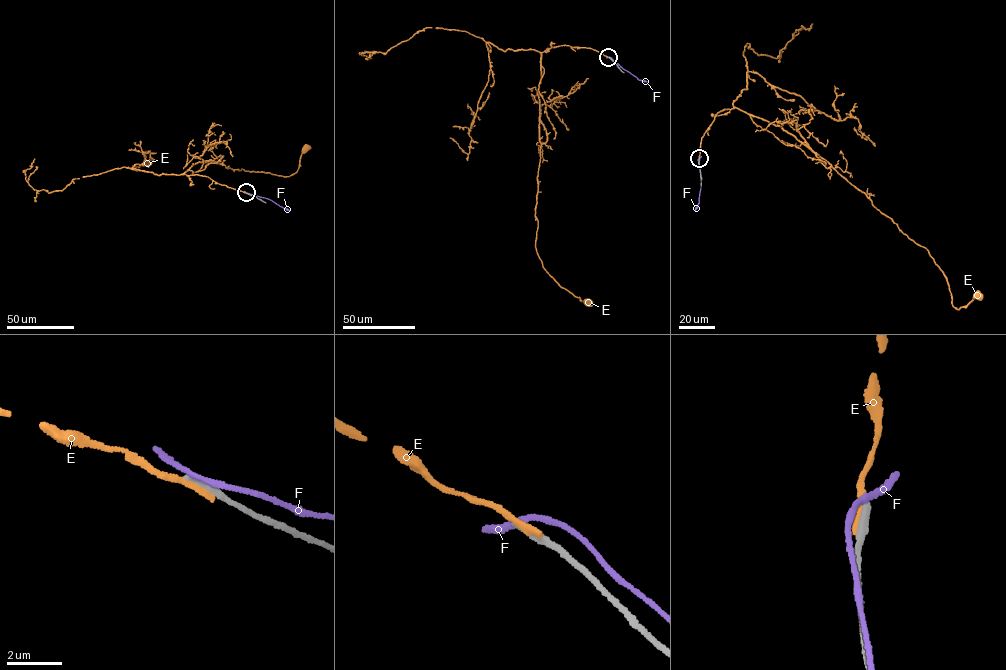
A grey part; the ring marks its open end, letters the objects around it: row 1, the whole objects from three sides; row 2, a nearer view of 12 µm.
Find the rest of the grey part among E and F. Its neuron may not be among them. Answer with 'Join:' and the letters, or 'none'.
Join: none

